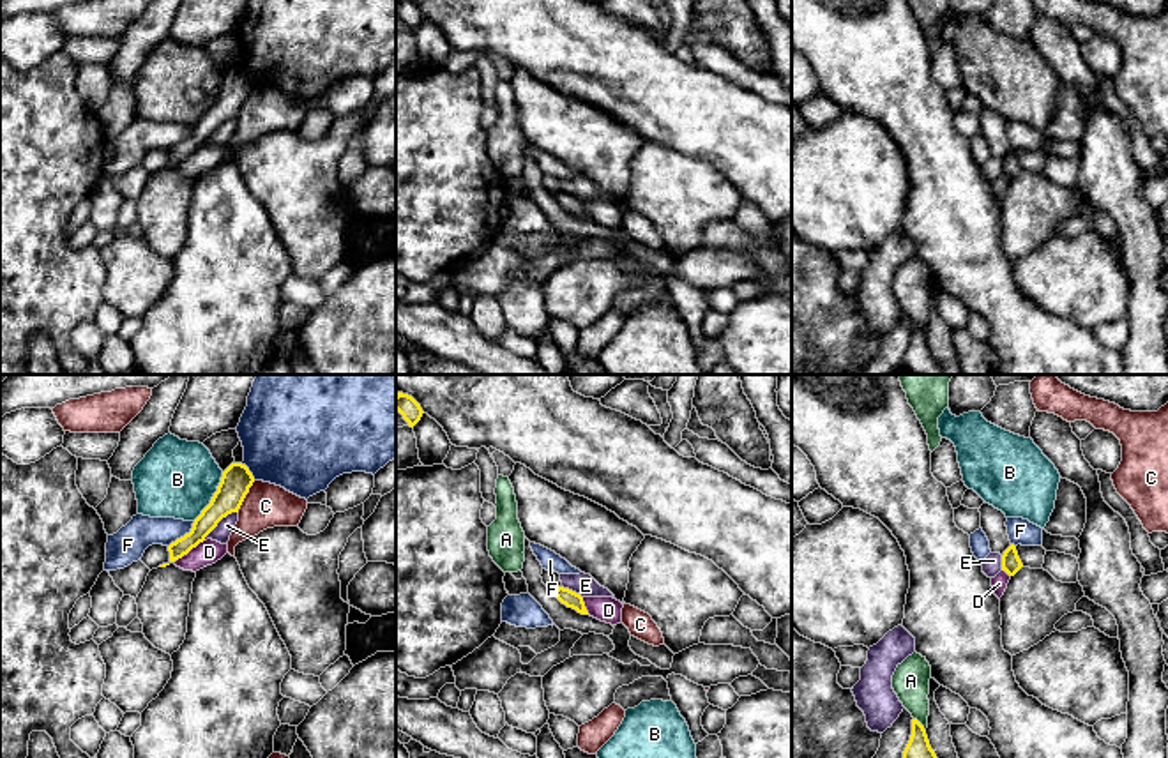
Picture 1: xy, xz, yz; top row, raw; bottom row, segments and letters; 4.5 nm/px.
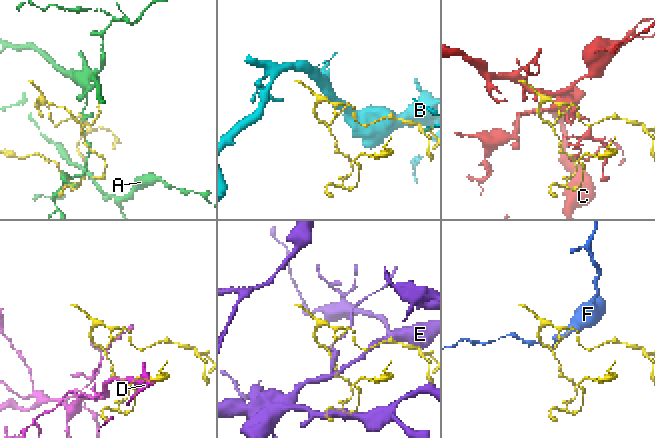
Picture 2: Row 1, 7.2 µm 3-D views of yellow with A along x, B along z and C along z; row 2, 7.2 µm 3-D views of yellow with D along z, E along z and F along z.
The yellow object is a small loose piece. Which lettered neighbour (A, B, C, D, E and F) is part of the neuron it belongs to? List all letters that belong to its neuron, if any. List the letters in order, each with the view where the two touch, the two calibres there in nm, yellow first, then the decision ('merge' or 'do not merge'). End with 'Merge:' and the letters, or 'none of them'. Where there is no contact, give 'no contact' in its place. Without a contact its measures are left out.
A: contact in yz; calibres 100 and 170 nm; do not merge
B: contact in xy; calibres 140 and 360 nm; do not merge
C: contact in xy; calibres 140 and 200 nm; do not merge
D: contact in xy; calibres 100 and 110 nm; merge
E: contact in xy; calibres 140 and 80 nm; do not merge
F: contact in xy; calibres 120 and 150 nm; do not merge
Merge: D

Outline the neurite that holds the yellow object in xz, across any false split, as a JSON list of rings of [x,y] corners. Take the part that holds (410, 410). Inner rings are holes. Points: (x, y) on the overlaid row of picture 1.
[[[403,392],[396,394],[396,410],[403,415],[410,428],[413,428],[424,413],[421,405],[412,396]]]

